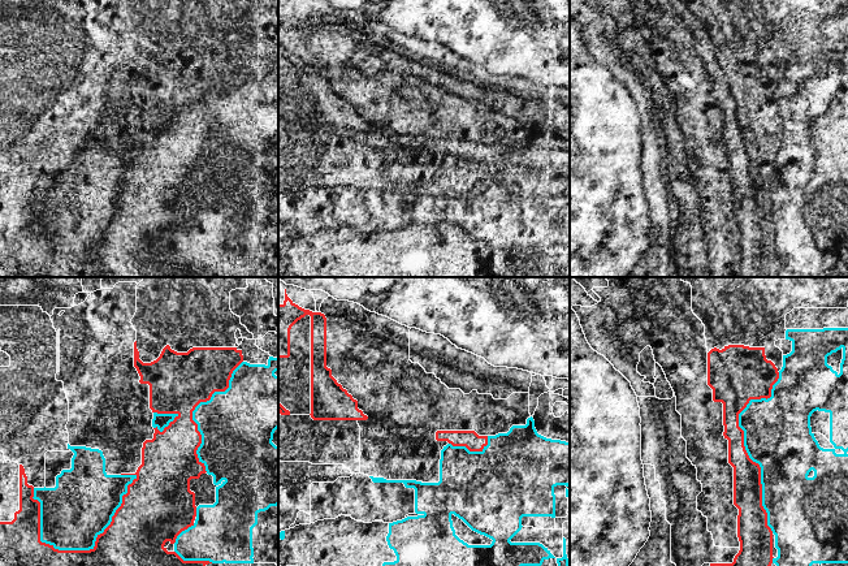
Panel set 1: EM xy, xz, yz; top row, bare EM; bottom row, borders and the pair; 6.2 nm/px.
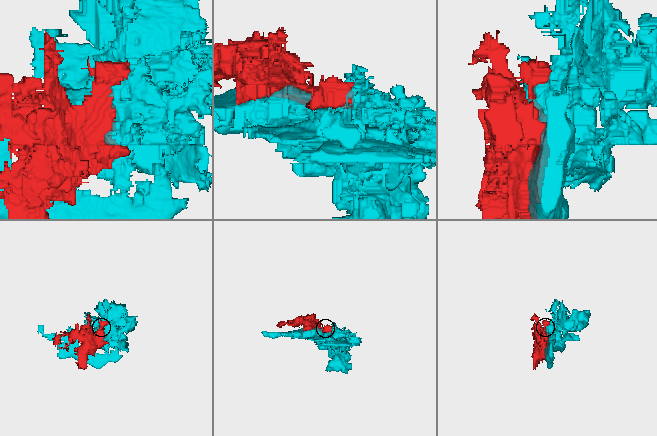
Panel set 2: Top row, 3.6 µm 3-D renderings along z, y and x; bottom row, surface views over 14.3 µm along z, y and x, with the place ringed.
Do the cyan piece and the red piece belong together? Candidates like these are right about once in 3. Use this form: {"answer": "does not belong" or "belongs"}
{"answer": "does not belong"}

